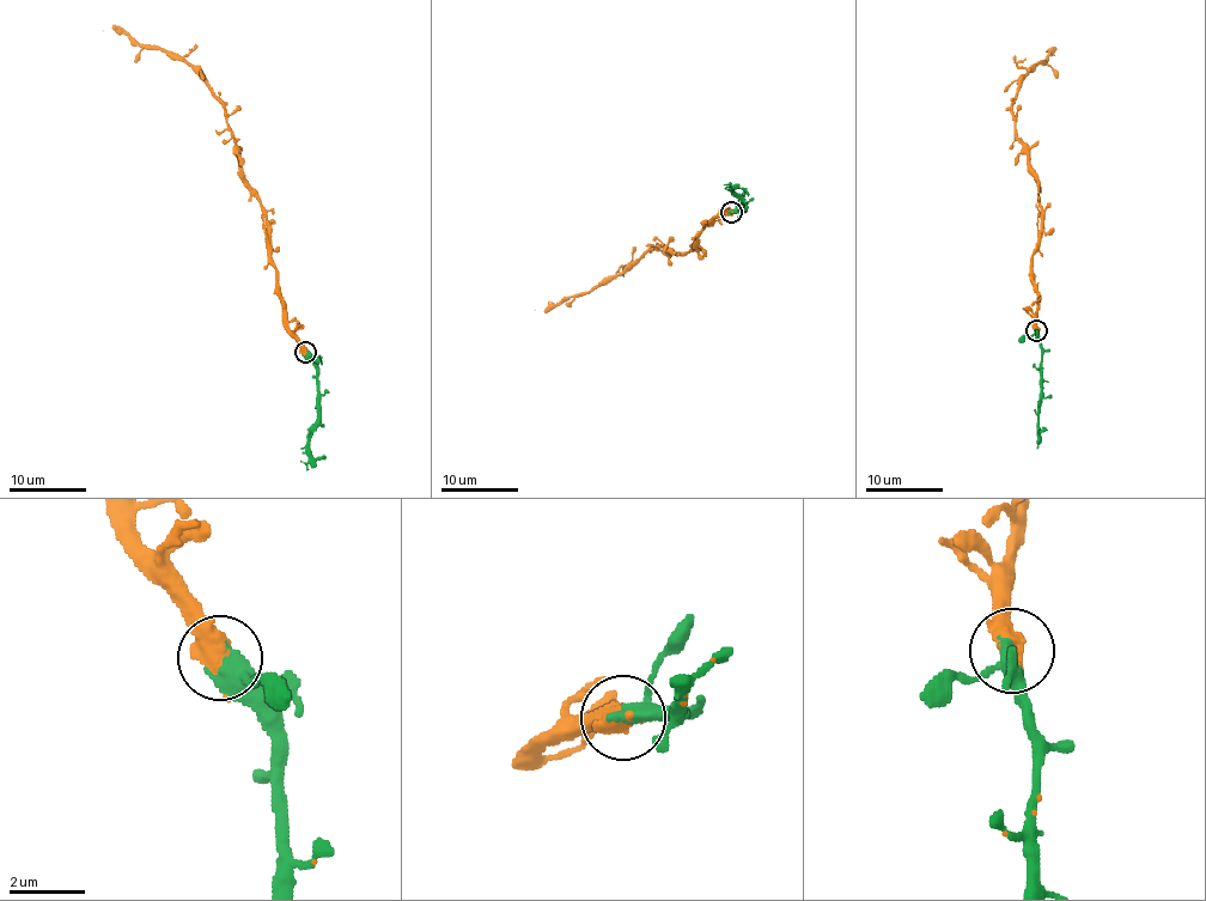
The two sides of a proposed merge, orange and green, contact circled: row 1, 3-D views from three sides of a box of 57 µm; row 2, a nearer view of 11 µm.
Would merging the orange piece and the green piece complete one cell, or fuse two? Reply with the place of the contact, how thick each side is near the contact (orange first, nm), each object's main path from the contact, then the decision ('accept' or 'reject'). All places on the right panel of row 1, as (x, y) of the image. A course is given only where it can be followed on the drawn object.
(1036, 330) | 460/360 nm | orange via (1037, 332), (1033, 256), (1039, 178), (1012, 108), (1018, 80), (1055, 55) | green via (1037, 329), (1041, 346), (1039, 432), (1045, 428) | accept

